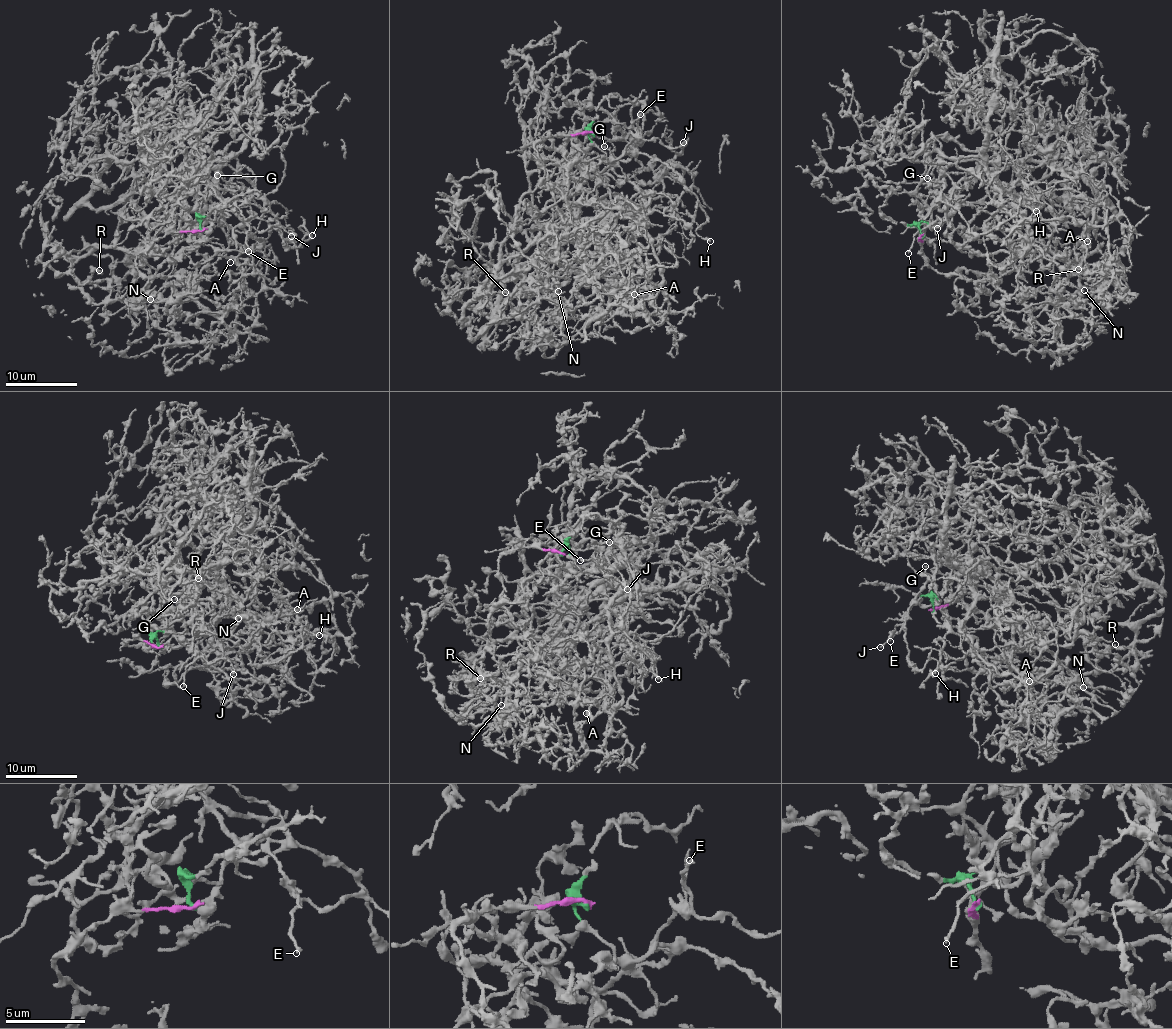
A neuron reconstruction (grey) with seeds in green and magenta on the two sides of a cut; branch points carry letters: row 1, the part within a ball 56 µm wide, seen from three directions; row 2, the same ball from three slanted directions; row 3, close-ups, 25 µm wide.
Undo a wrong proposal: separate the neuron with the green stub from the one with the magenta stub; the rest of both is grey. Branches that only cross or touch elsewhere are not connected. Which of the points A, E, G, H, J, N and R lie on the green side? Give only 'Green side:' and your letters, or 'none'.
Green side: A, E, G, H, J

